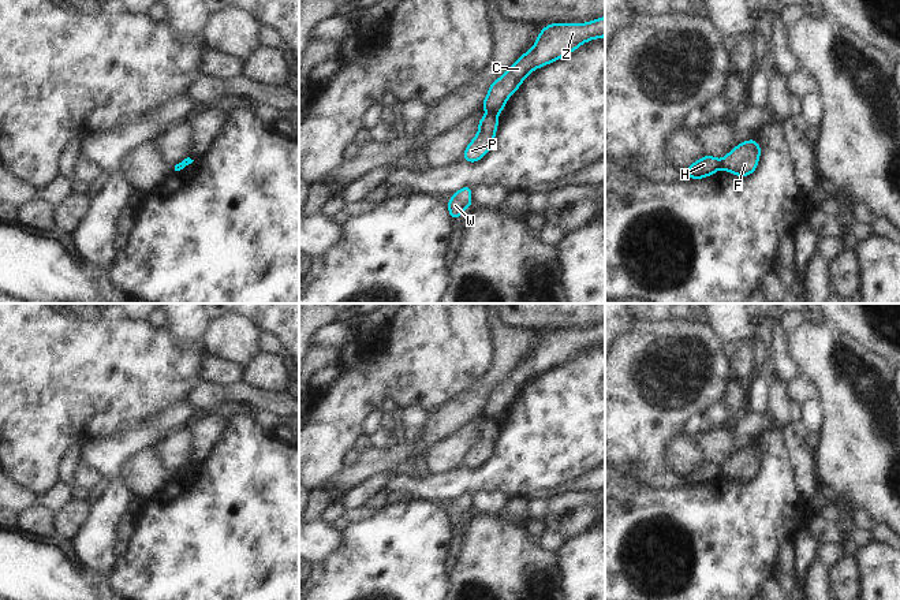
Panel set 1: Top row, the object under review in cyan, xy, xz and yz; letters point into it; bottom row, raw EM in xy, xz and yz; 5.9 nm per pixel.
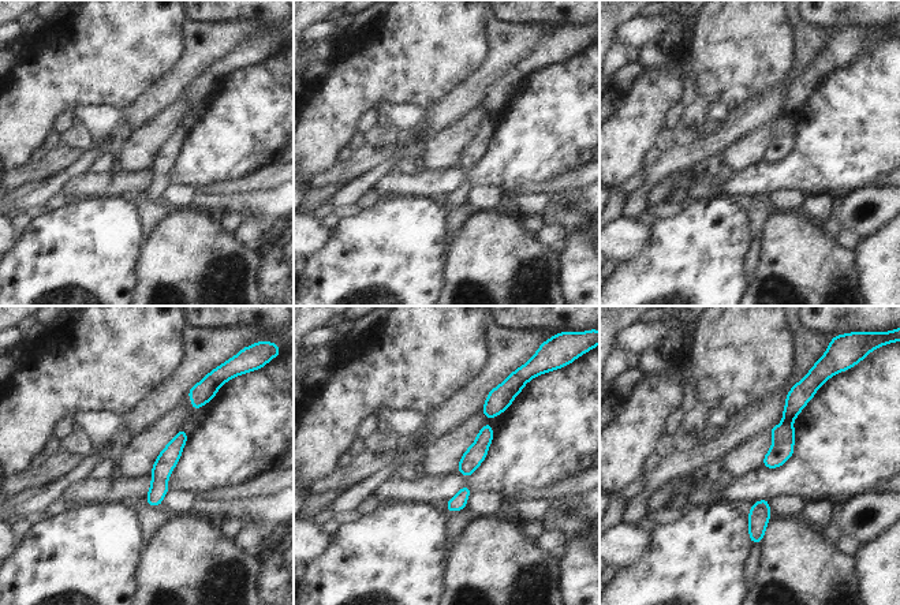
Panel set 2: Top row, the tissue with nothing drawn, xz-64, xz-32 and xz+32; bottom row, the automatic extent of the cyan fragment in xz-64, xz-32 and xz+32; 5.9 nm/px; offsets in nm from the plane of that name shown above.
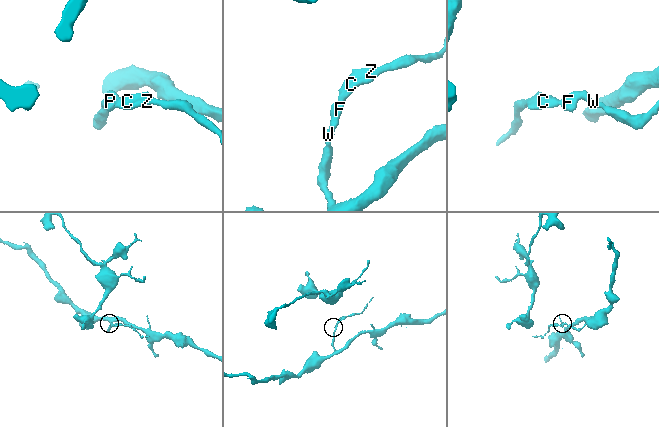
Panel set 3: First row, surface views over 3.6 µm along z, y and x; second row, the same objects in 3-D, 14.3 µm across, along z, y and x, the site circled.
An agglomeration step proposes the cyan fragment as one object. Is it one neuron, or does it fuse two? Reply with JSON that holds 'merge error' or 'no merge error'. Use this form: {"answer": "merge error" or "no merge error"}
{"answer": "merge error"}

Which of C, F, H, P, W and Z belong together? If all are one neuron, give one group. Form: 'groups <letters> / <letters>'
groups C H Z / F P W

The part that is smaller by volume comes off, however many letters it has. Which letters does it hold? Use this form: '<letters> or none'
C, H, Z

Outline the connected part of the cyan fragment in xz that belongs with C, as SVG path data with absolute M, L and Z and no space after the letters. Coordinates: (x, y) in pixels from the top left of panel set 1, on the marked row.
M605 16L587 23L549 23L539 31L533 48L490 83L482 108L488 113L501 113L507 100L531 71L568 56L583 42L602 37L605 37Z

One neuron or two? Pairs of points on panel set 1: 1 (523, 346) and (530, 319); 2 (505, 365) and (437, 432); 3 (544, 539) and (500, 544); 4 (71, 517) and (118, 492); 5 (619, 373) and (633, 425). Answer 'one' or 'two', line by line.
1: two
2: one
3: two
4: two
5: one

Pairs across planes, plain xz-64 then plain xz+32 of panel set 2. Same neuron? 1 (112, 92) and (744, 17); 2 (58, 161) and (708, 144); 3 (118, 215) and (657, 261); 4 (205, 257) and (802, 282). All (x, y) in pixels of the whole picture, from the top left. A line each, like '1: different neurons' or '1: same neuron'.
1: same neuron
2: same neuron
3: same neuron
4: same neuron

